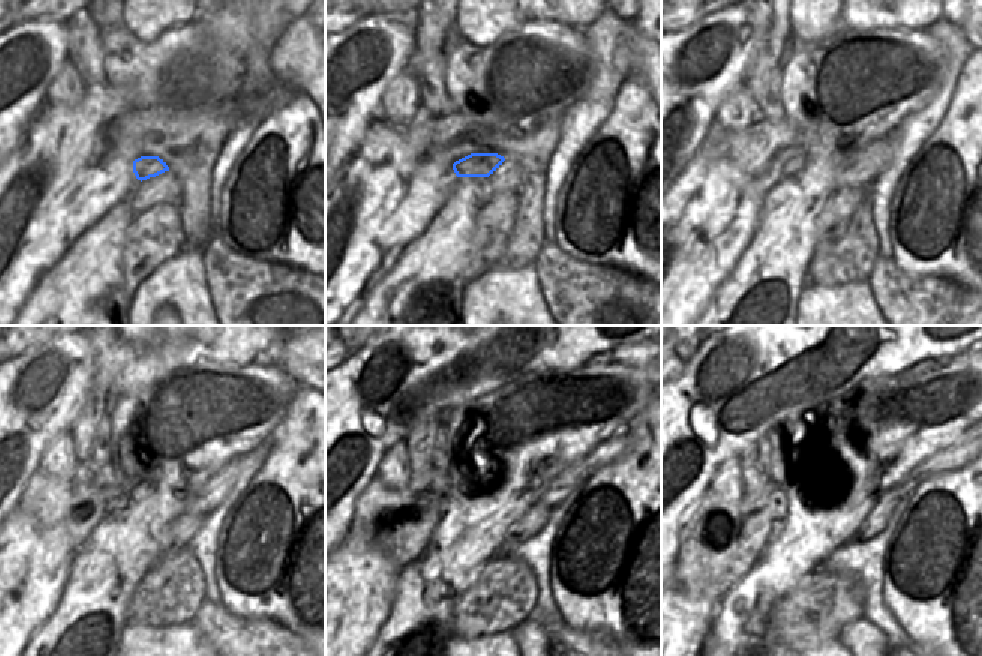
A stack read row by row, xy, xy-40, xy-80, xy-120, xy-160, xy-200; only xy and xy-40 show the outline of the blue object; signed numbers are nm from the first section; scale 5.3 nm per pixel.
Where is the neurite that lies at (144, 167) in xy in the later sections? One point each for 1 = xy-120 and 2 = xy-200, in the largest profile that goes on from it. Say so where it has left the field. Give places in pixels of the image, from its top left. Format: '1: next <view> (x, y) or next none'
1: next xy-120 (119, 503)
2: next xy-200 (774, 499)

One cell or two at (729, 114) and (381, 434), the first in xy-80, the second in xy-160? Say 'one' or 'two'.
two

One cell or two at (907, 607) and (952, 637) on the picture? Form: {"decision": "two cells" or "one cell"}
{"decision": "one cell"}

